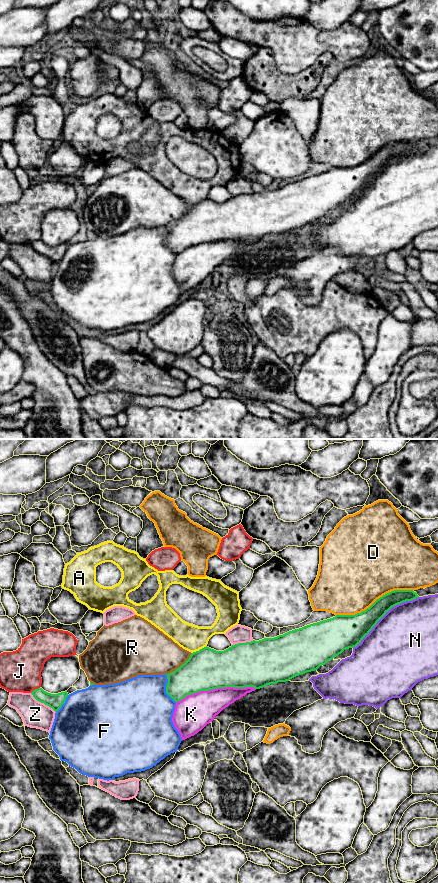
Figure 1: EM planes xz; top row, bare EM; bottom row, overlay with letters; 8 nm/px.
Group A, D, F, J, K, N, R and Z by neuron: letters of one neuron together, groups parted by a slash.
A / D / F / J / K / N / R / Z

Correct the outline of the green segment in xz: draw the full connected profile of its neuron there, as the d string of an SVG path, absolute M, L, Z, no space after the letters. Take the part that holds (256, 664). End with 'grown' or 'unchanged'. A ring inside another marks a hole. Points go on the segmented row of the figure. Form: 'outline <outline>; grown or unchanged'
outline M394 590L355 615L336 615L274 638L238 643L224 651L216 651L206 646L191 653L184 664L166 674L166 693L178 702L200 691L226 687L260 689L270 684L289 681L298 675L317 670L344 650L356 647L392 607L418 597L413 590Z; unchanged

